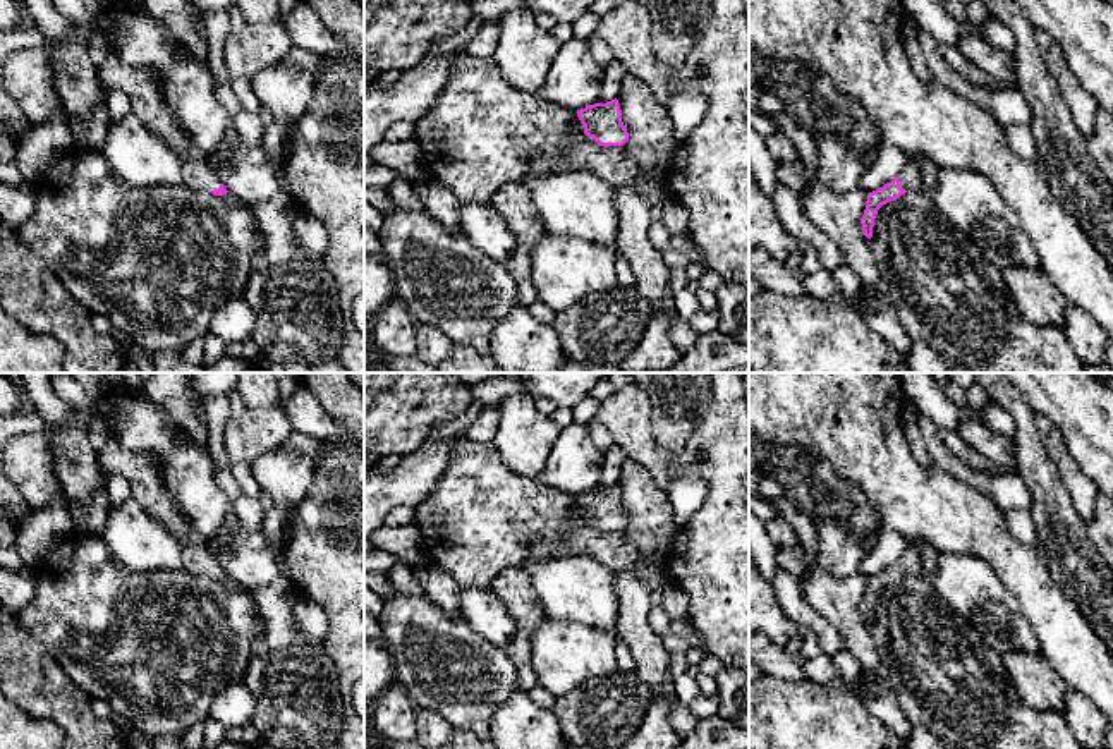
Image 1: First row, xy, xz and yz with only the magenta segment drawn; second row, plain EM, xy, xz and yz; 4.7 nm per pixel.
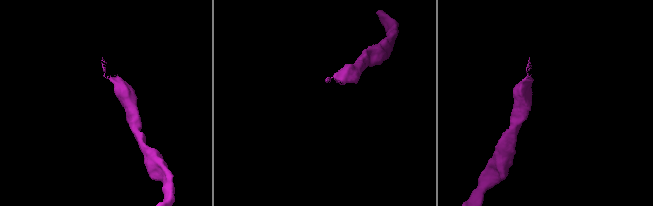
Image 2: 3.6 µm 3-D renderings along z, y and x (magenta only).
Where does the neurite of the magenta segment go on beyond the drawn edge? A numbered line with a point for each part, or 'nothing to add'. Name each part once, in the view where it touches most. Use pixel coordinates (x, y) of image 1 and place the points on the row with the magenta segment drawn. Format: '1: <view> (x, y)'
1: yz (909, 179)

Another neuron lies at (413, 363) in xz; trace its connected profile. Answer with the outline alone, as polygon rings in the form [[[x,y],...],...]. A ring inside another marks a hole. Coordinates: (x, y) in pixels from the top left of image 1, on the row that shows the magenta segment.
[[[417,356],[386,357],[386,368],[392,373],[436,373],[436,368],[426,364]]]

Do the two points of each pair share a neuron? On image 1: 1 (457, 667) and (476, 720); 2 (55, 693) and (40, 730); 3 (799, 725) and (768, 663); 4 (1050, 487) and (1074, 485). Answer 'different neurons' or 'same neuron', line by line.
1: same neuron
2: different neurons
3: different neurons
4: different neurons

